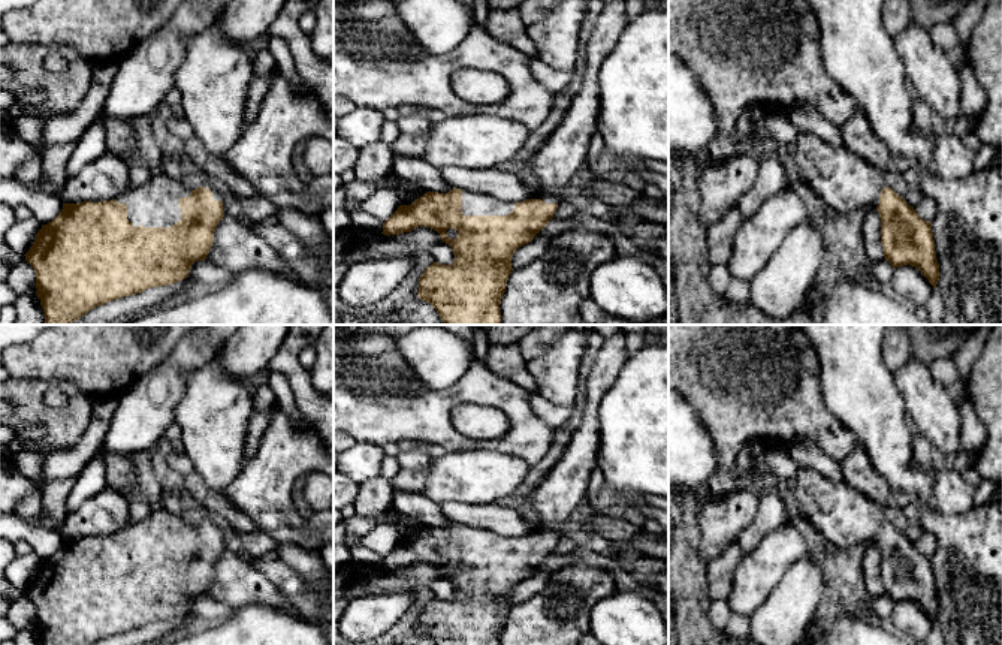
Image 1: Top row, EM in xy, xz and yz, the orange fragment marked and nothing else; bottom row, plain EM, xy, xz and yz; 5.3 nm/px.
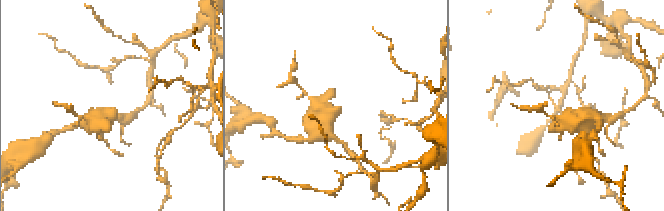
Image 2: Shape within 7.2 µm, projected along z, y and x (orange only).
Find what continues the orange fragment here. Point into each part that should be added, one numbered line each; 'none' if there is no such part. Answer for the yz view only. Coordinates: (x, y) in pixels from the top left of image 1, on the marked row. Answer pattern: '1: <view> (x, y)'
1: yz (844, 181)

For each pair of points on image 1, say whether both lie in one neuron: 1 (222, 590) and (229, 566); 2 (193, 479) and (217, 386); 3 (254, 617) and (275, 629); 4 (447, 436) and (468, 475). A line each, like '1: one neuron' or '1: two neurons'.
1: one neuron
2: two neurons
3: one neuron
4: two neurons

